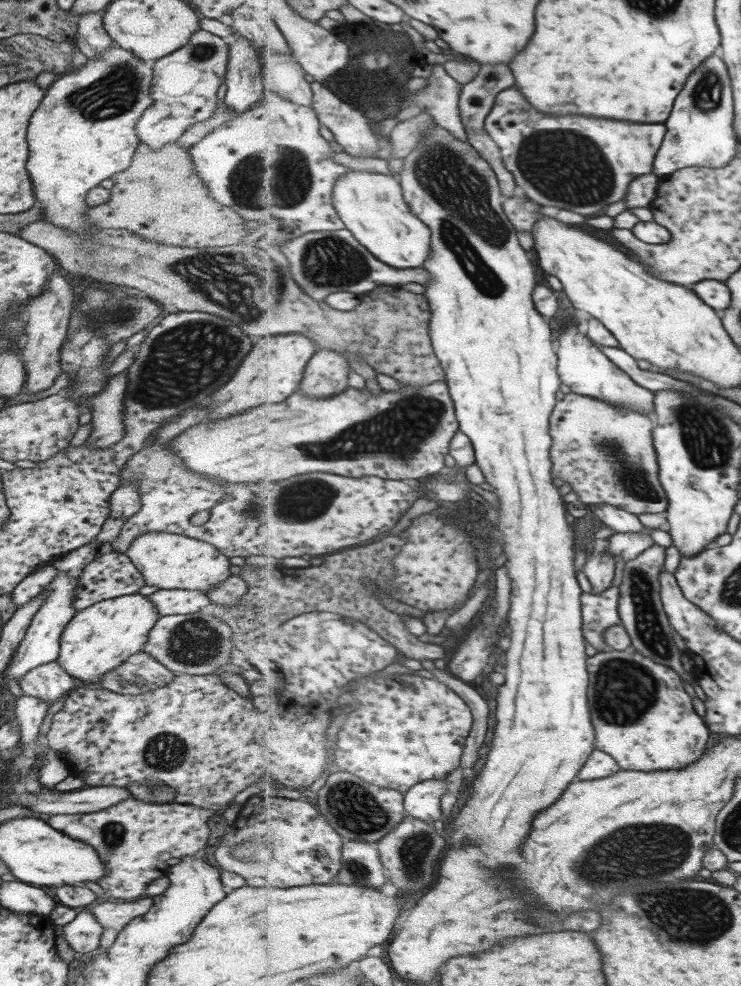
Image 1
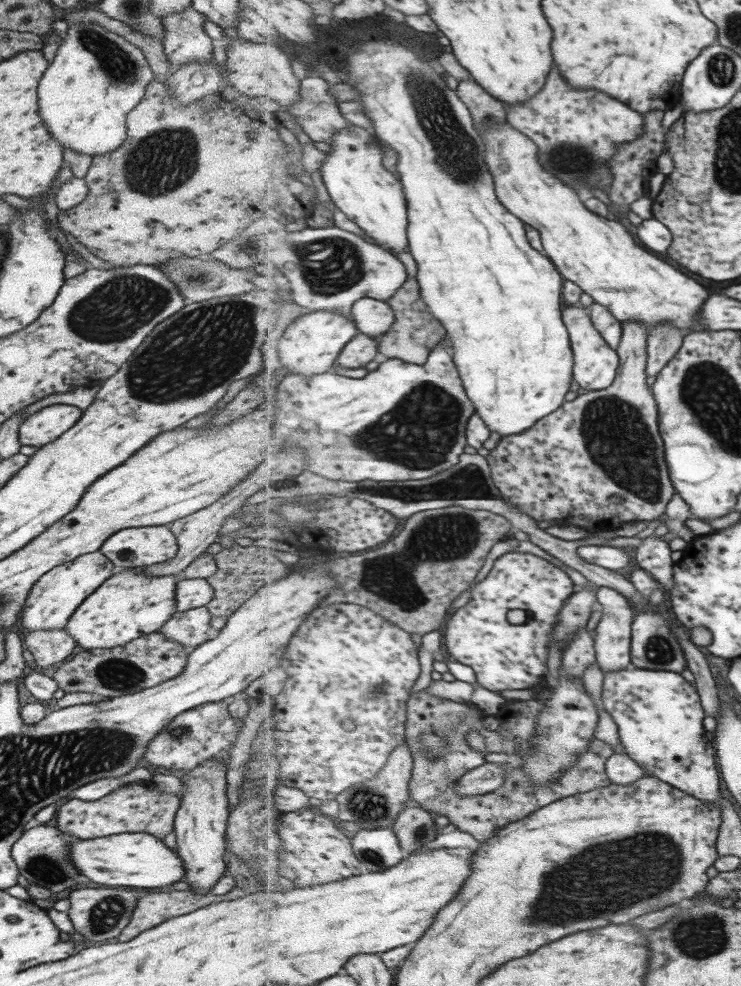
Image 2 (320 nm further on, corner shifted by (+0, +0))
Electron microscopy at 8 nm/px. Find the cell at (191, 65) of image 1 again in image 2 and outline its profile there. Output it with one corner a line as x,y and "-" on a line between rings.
190,6
181,12
162,16
164,27
161,44
171,73
185,63
213,61
211,48
214,43
202,29
204,21
204,16

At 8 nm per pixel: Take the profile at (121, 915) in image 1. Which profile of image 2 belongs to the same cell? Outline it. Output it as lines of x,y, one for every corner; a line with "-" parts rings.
189,889
148,893
137,899
129,926
125,926
117,938
131,940
147,928
159,924
161,920
193,912
196,908
213,904
215,900
215,895
211,892
196,893

